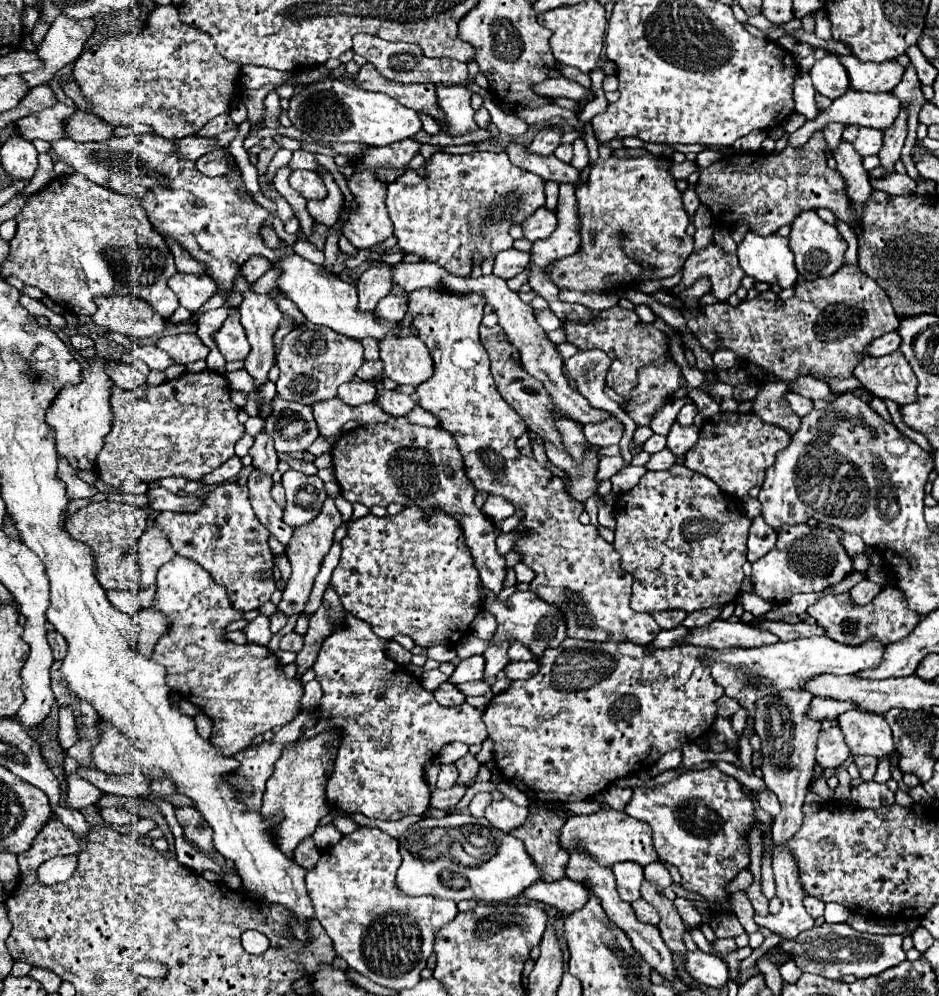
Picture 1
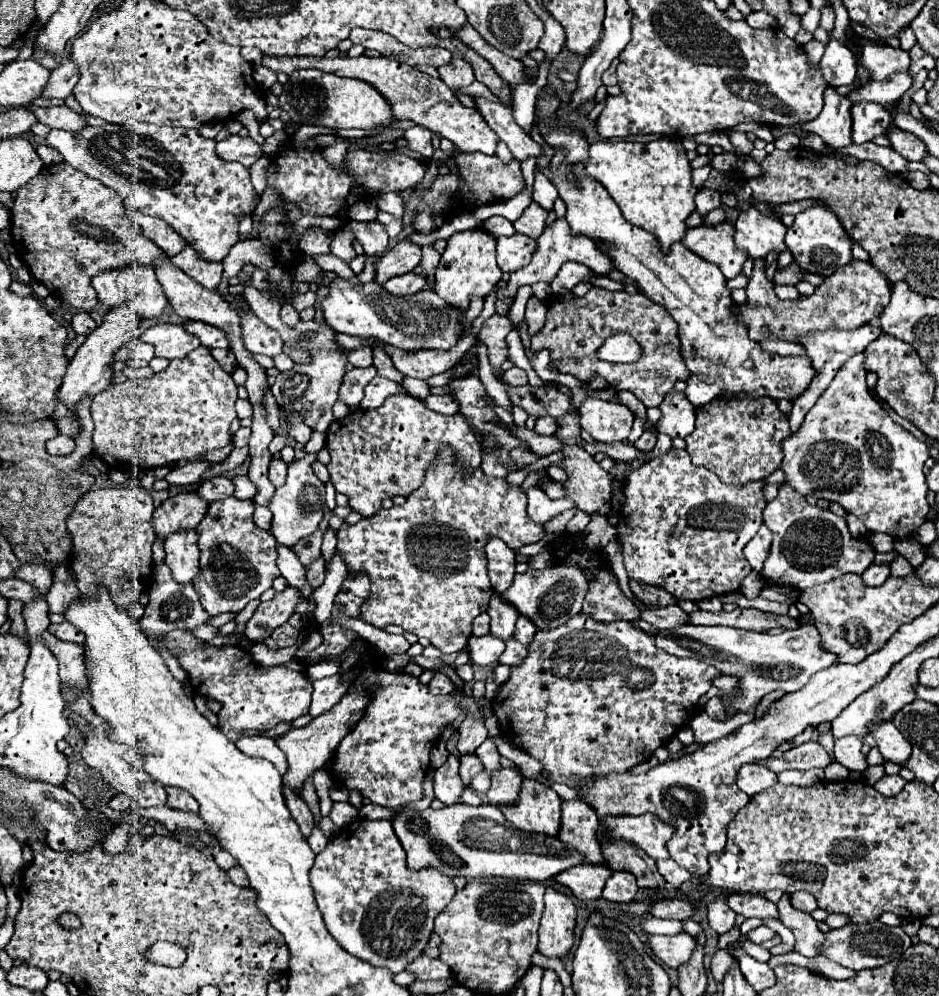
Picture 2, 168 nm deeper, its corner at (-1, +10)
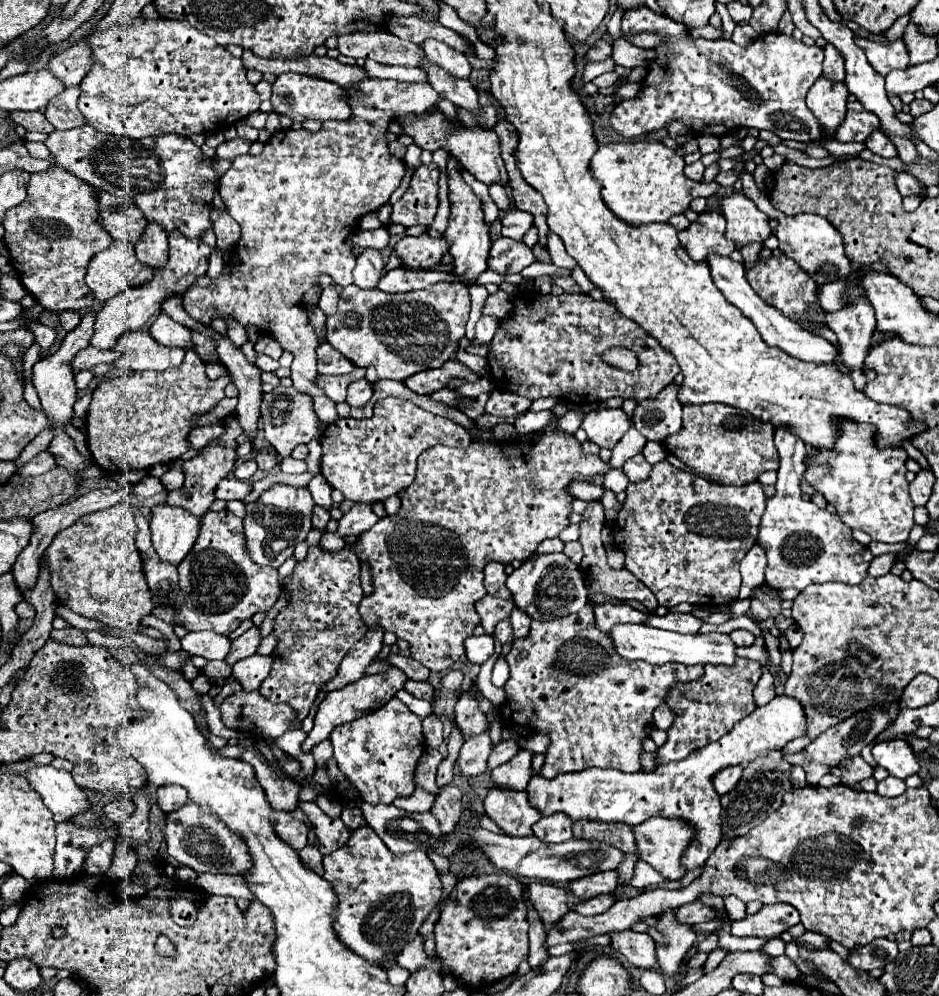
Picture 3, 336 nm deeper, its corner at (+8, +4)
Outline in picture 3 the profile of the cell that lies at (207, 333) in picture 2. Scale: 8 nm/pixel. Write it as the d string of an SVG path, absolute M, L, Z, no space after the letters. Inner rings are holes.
M159 314L159 318L149 328L149 332L163 346L179 346L179 348L189 350L189 332L191 332L191 328L187 328L179 322L173 322L165 314Z

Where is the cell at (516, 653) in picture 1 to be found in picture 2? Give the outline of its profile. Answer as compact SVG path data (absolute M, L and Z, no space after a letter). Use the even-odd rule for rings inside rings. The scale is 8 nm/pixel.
M520 616L518 622L516 622L514 638L516 638L518 642L522 642L524 646L528 646L528 644L532 642L532 638L534 638L534 632L536 632L534 622L530 622L530 618L526 618L526 616Z

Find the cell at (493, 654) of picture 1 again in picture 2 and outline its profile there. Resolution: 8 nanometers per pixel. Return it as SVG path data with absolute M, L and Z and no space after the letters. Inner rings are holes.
M496 592L492 594L490 604L488 604L488 616L492 620L490 634L494 634L502 640L506 640L514 634L514 624L518 620L518 610Z

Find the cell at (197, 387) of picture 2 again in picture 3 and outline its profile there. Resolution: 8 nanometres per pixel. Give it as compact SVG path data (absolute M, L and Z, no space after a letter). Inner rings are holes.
M187 350L181 366L177 368L167 368L163 372L135 372L135 376L121 376L101 382L93 392L93 400L87 410L87 446L93 460L111 474L147 470L155 464L173 464L191 448L189 434L195 428L195 418L211 412L225 398L223 388L229 382L229 374L219 380L209 380L205 374L205 362L193 350Z

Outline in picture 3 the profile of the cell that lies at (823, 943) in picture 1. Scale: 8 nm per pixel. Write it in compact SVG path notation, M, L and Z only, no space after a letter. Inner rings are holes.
M881 938L861 948L849 950L849 956L845 958L845 962L853 964L853 968L857 970L875 970L875 968L885 968L897 954L899 954L897 942L889 938Z

